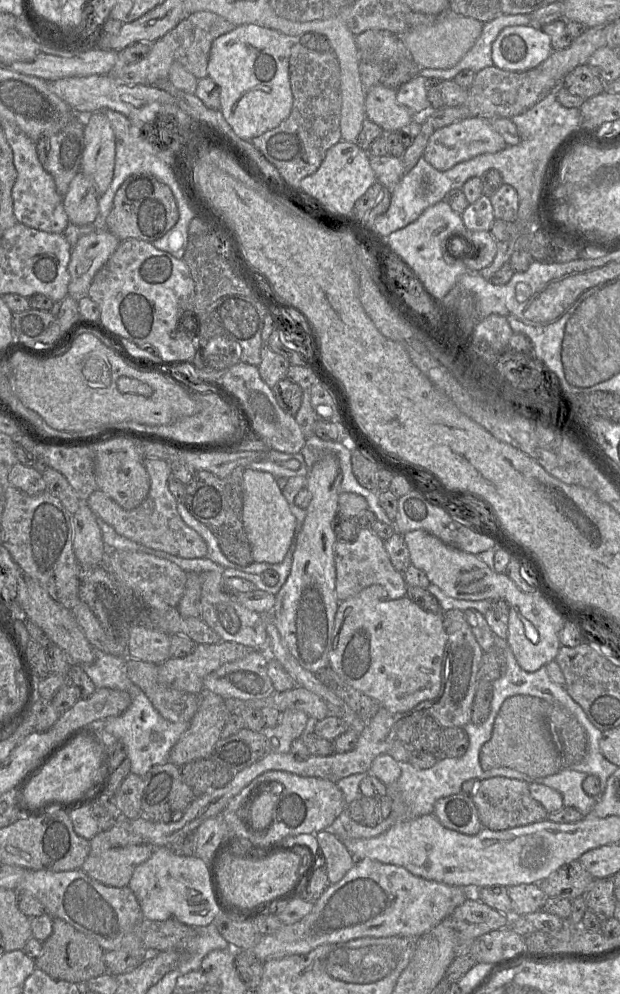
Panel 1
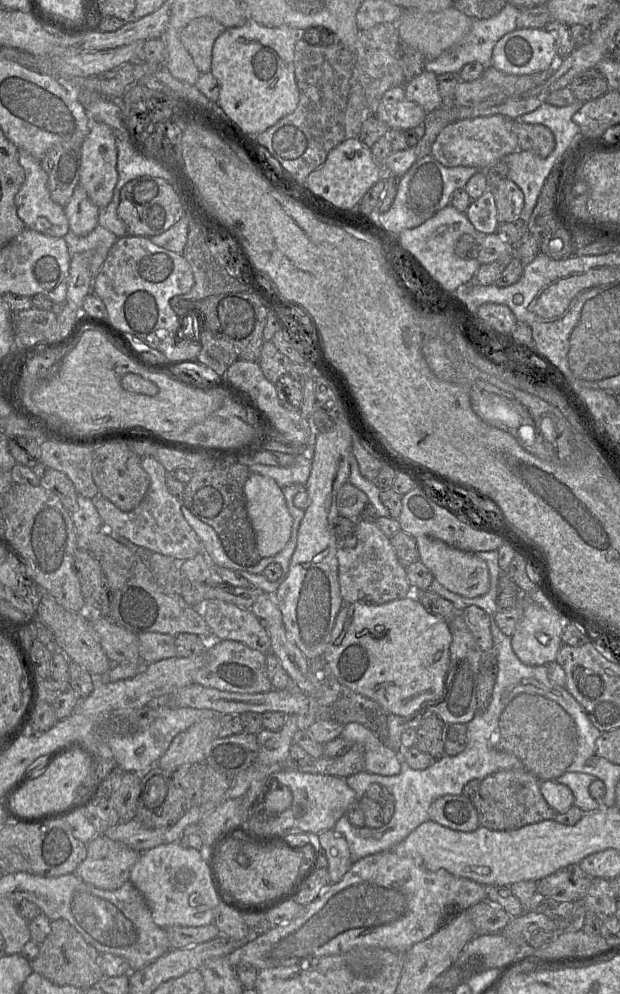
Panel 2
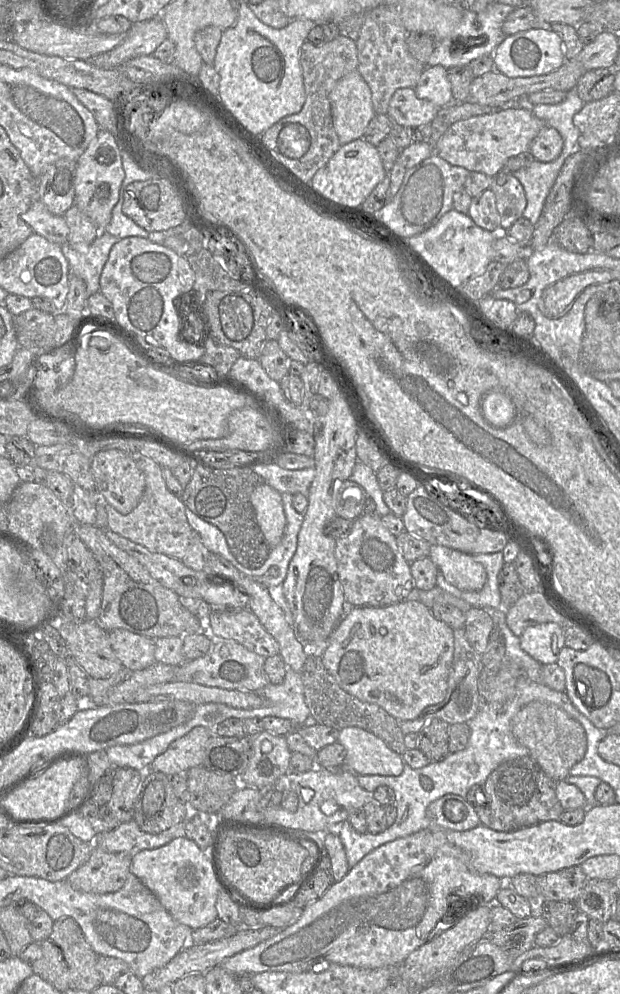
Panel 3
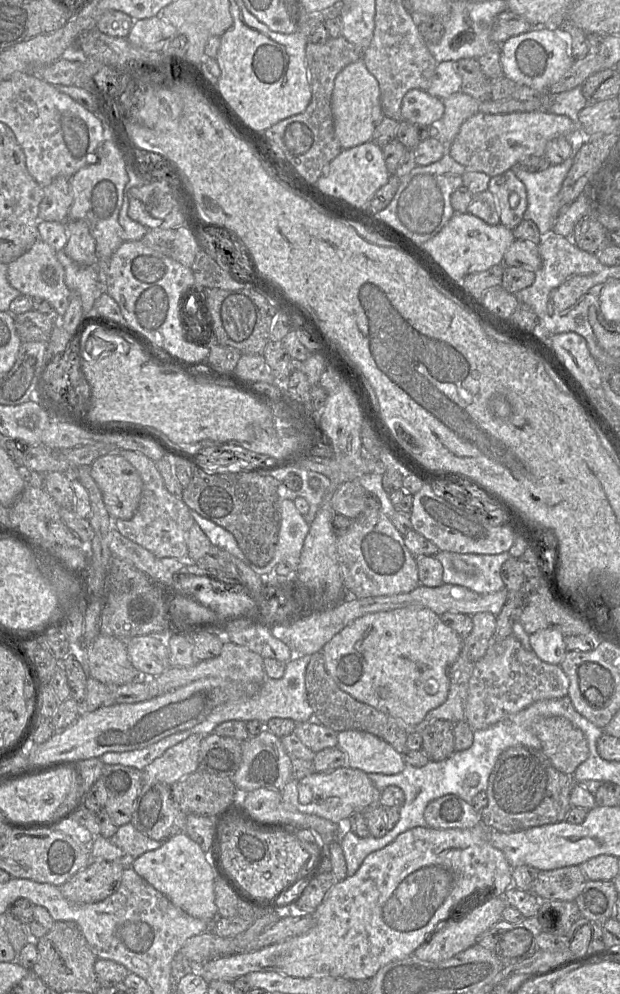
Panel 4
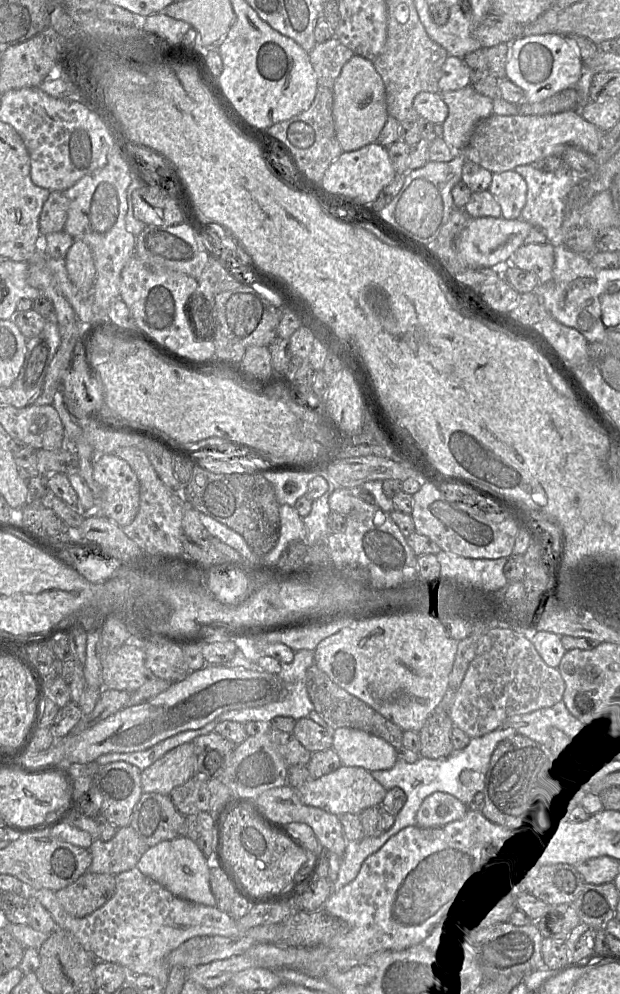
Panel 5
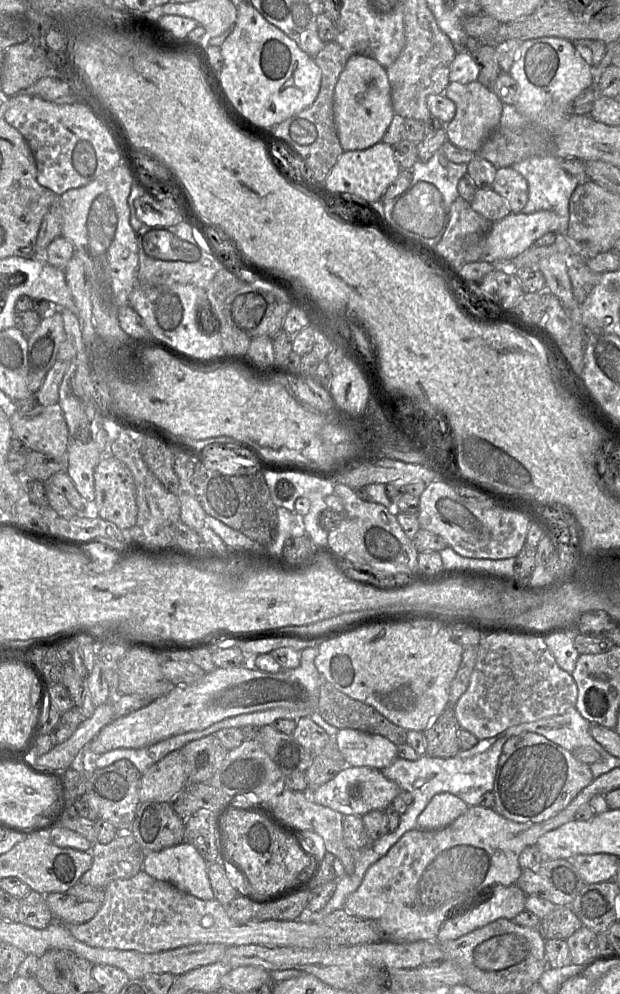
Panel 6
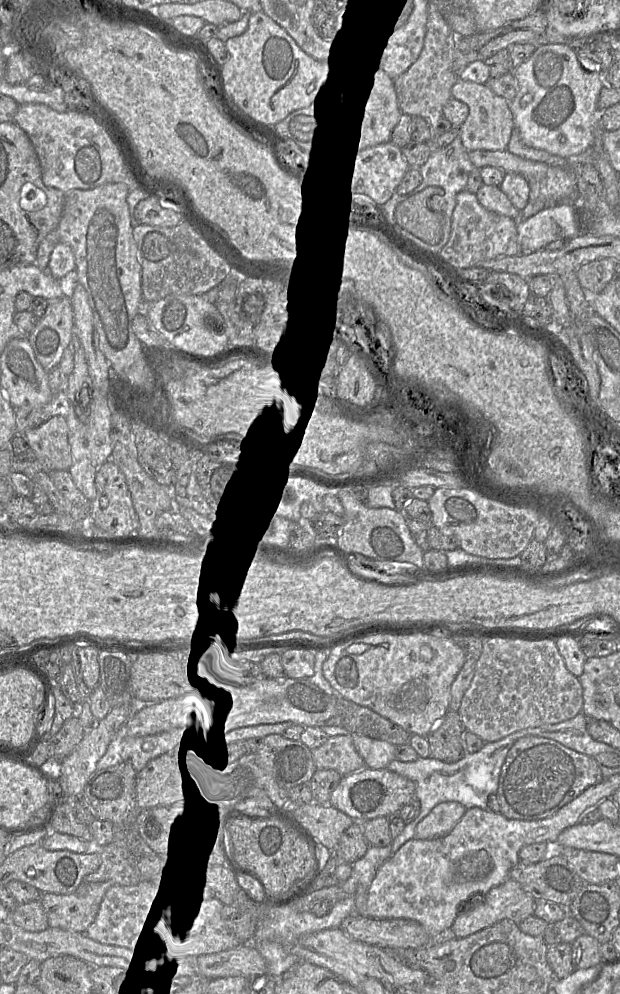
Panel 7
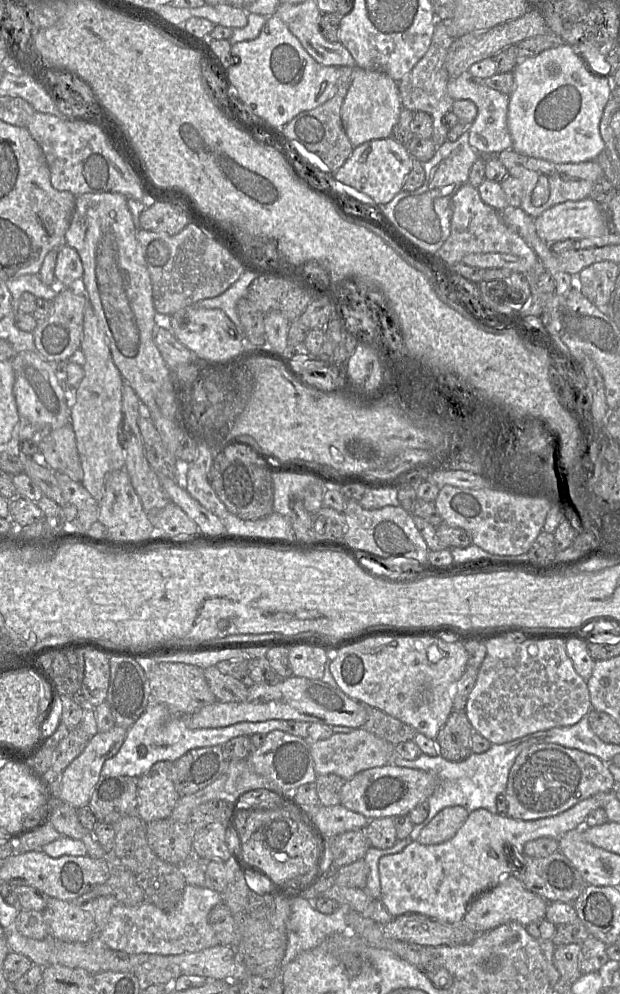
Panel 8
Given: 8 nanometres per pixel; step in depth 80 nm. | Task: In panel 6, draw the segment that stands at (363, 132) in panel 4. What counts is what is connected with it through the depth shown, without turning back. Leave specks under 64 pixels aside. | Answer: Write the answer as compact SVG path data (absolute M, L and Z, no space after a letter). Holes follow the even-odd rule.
M351 55L335 85L333 111L344 152L364 150L381 142L395 114L385 68L373 59Z

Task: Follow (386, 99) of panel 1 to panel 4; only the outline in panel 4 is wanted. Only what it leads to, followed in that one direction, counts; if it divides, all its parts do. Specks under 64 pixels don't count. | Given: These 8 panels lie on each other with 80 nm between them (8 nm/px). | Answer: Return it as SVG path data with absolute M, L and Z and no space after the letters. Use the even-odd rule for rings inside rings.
M409 90L402 99L401 115L404 121L419 125L437 125L443 114L443 100L429 95L425 90Z

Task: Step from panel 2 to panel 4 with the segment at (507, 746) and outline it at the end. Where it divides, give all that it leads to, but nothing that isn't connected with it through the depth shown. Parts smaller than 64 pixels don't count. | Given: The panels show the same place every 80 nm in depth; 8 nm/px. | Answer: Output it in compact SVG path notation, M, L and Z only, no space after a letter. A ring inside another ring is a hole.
M551 716L535 720L532 732L541 742L541 752L559 772L572 775L589 756L584 733L564 717Z

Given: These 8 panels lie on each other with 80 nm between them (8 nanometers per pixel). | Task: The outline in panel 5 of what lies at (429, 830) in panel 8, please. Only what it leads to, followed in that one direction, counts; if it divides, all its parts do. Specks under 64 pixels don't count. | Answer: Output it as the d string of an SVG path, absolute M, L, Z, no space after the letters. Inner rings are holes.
M444 792L428 796L417 812L417 826L422 828L443 827L462 819L468 806L459 799Z

